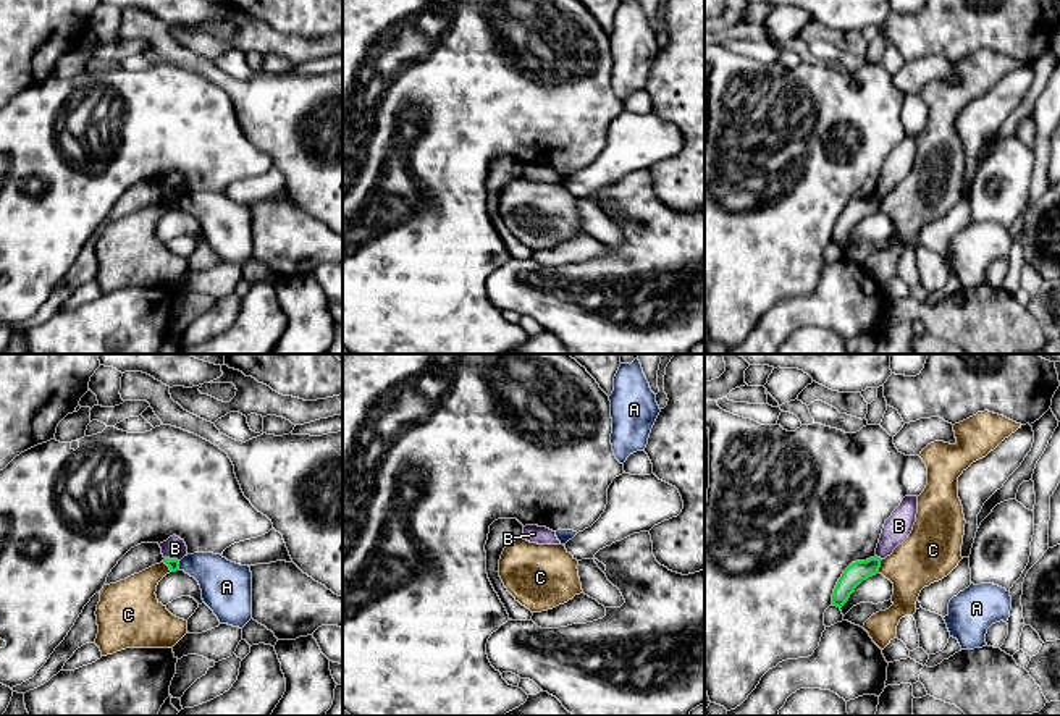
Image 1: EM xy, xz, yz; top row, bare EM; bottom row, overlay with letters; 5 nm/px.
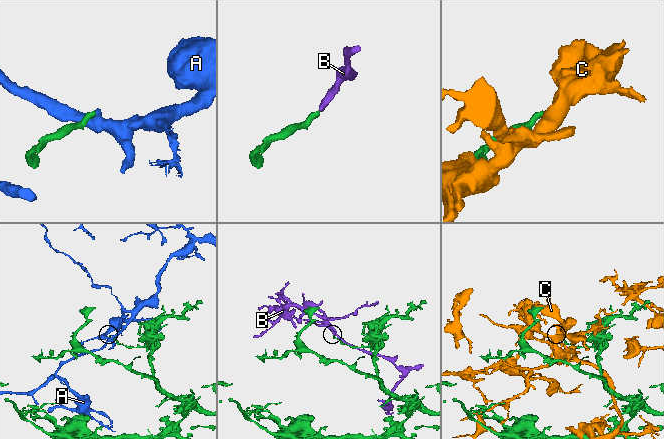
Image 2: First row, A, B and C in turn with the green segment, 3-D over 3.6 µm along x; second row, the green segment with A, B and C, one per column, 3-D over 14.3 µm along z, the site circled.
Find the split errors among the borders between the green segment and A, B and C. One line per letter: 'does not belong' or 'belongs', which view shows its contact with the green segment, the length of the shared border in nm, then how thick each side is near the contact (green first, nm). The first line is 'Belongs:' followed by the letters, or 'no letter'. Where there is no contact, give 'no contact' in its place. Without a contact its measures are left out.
Belongs: no letter
A: does not belong; contact in xy; length 50 nm; calibres 60 and 240 nm
B: does not belong; contact in xy; length 80 nm; calibres 60 and 110 nm
C: does not belong; contact in yz; length 80 nm; calibres 100 and 280 nm

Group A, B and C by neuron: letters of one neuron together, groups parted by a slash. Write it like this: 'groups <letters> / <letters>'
groups A / B / C

